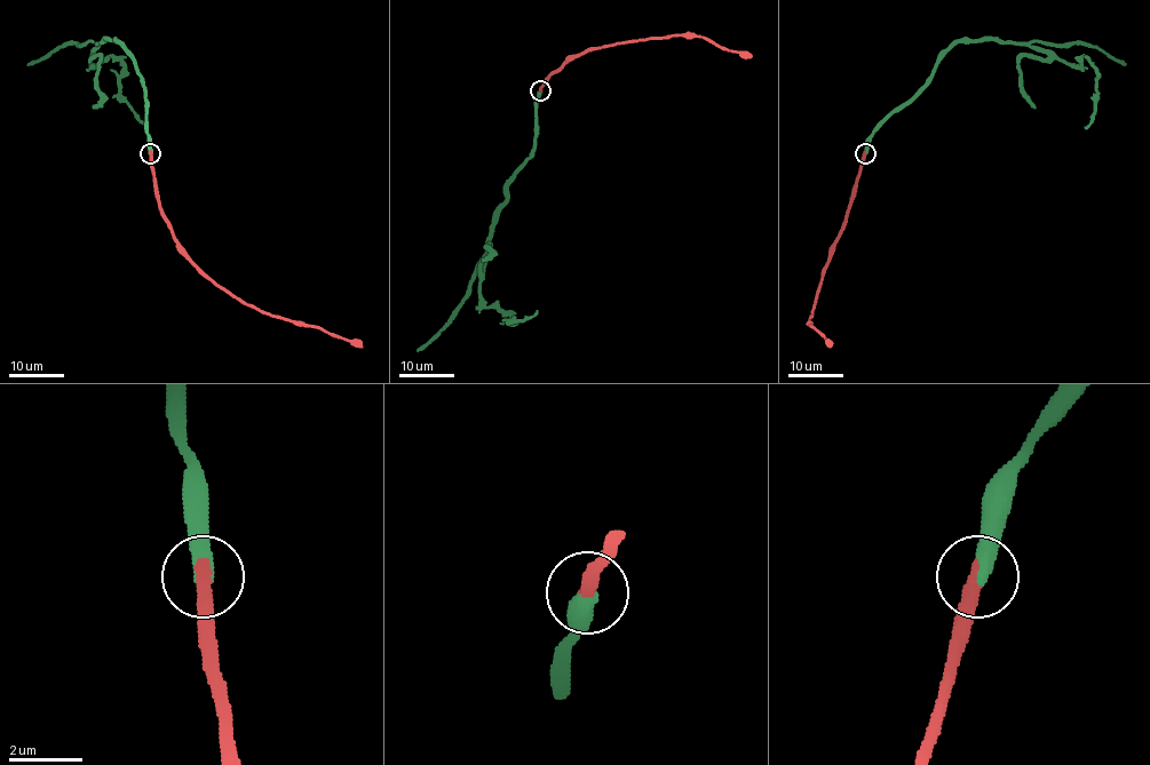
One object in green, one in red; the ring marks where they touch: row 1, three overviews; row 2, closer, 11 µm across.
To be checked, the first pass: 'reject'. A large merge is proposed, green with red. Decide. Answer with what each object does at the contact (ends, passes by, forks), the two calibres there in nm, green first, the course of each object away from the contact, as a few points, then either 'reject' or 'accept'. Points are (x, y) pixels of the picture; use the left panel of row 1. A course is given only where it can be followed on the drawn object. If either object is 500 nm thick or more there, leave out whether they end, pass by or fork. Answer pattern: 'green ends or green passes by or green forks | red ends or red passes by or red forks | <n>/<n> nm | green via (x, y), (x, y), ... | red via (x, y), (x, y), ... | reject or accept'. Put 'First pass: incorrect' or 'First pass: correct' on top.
First pass: incorrect
green ends | red ends | 440/440 nm | green via (150, 153), (136, 63), (118, 42), (101, 42), (90, 64), (116, 57), (120, 95), (148, 127) | red via (150, 153), (164, 220), (177, 247), (205, 275), (247, 304), (355, 340), (362, 347) | accept

